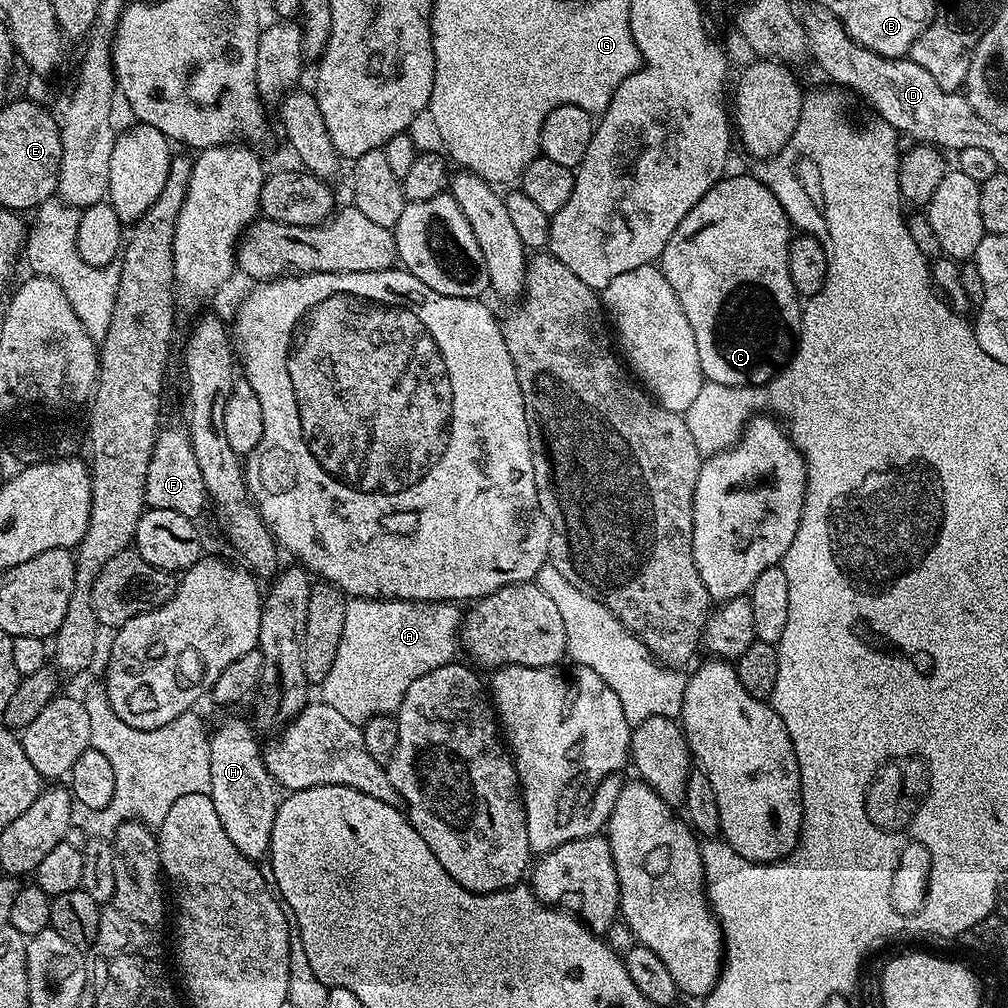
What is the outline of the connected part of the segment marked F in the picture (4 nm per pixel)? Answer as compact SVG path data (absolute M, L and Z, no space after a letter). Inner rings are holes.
M183 423L161 427L156 433L156 445L150 458L150 470L146 470L146 490L144 503L148 508L158 510L178 510L178 514L199 517L199 512L209 503L208 491L202 482L202 470L194 458L194 446L190 444L190 434Z

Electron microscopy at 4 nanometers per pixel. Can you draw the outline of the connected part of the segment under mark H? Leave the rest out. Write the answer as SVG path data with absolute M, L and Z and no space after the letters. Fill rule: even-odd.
M228 720L211 735L210 795L214 810L218 810L218 818L222 818L222 830L226 830L230 842L234 842L234 846L238 846L238 850L246 858L260 862L263 861L263 856L265 859L269 855L272 846L274 818L282 799L282 789L266 766L262 744L256 741L257 733L253 725L249 721L248 724L244 720Z

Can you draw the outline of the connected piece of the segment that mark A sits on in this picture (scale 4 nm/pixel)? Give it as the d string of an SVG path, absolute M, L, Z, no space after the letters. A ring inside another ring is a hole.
M349 599L342 642L338 642L334 666L330 666L322 685L323 703L359 725L375 716L396 713L410 682L418 682L422 674L457 659L462 612L456 608L452 602Z

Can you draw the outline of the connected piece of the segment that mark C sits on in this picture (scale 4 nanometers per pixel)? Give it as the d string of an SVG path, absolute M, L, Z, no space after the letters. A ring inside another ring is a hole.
M725 175L723 180L717 182L678 222L678 230L670 234L666 242L666 250L660 255L658 267L664 272L666 282L670 282L670 290L678 294L678 302L682 302L682 314L686 314L686 322L690 322L690 330L694 330L694 346L698 346L698 358L702 366L705 381L721 384L722 386L738 386L746 388L768 383L781 368L787 365L796 351L796 341L800 330L800 314L802 311L802 297L796 293L794 282L790 282L790 268L788 262L788 243L794 235L794 229L788 222L783 206L774 198L774 194L755 175L732 176Z

